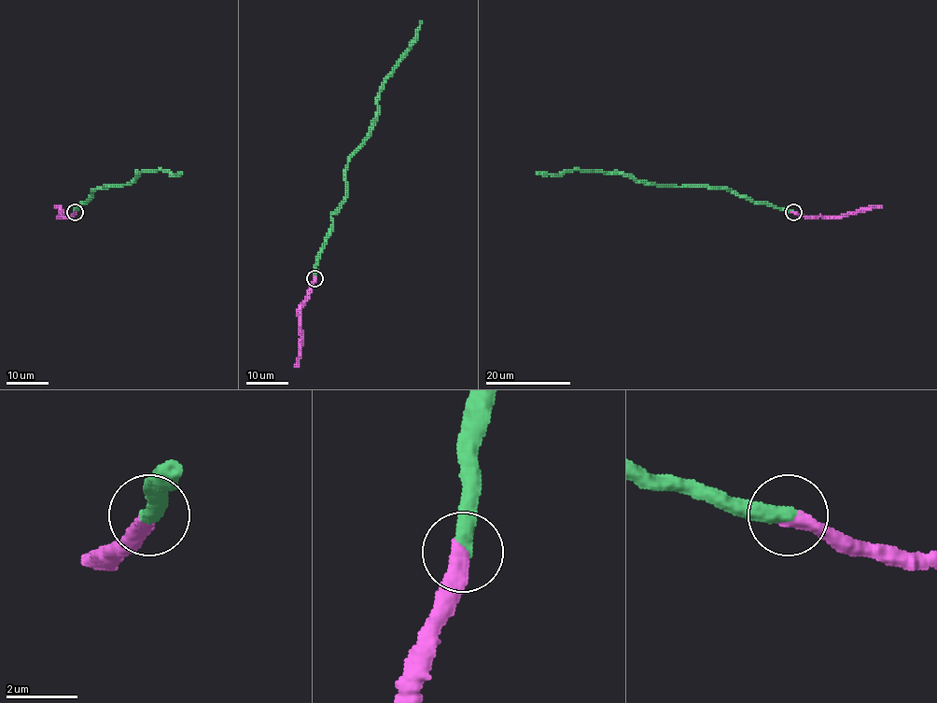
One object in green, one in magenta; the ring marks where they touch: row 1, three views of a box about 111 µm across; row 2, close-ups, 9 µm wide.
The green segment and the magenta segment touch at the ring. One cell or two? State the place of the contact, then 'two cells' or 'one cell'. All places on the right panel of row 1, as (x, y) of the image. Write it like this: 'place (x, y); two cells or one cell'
place (793, 212); two cells

